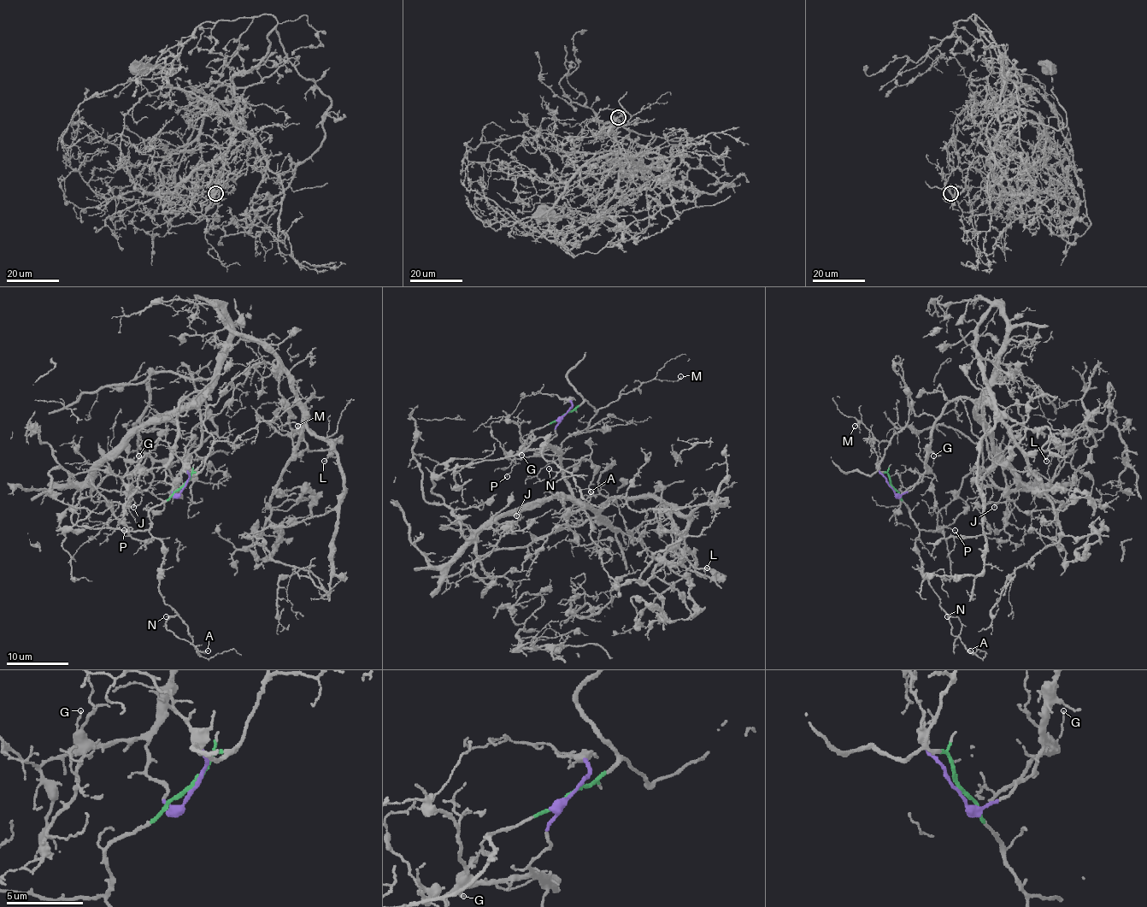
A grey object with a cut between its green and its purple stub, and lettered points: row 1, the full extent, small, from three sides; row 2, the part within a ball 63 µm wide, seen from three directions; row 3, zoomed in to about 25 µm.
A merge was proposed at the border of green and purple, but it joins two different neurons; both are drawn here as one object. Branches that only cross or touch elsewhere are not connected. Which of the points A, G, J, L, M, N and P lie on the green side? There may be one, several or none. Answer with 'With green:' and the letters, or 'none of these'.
With green: A, M, N, P

